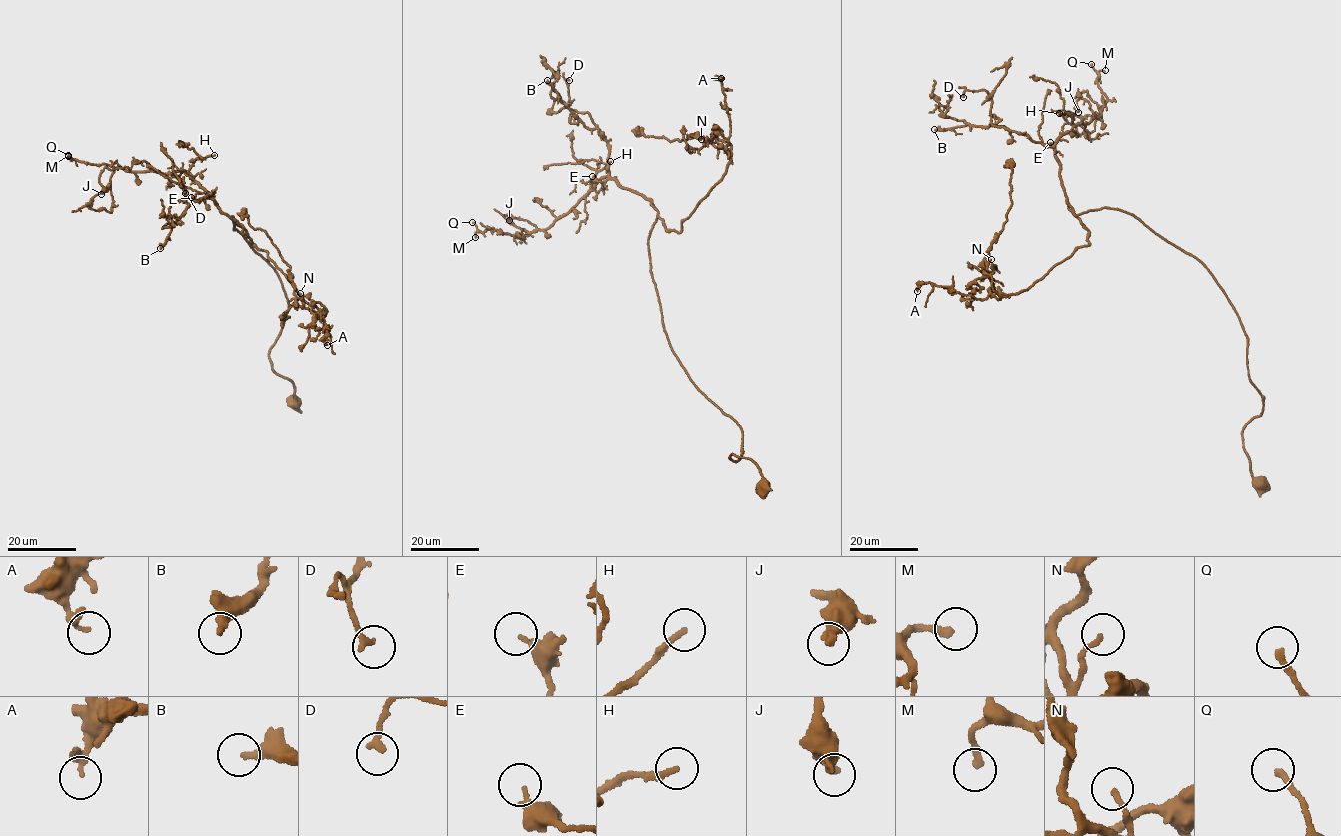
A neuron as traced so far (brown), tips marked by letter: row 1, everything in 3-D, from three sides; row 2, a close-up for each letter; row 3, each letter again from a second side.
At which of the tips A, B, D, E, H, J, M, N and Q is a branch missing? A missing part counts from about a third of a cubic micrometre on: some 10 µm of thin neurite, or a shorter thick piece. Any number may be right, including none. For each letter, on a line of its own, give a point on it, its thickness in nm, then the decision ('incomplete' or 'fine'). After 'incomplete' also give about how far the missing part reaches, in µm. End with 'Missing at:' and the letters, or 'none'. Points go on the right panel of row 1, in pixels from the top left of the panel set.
A: (917, 291) | 320 nm | fine
B: (934, 129) | 320 nm | incomplete | 6 µm
D: (963, 97) | 240 nm | fine
E: (1050, 142) | 300 nm | fine
H: (1059, 113) | 200 nm | incomplete | 20 µm
J: (1078, 112) | 300 nm | fine
M: (1105, 70) | 240 nm | incomplete | 4 µm
N: (991, 259) | 170 nm | fine
Q: (1091, 64) | 240 nm | incomplete | 20 µm
Missing at: B, H, M, Q

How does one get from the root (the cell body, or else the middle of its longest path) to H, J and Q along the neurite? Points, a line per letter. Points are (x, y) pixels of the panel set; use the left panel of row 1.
H: (294, 403), (294, 383), (269, 356), (288, 307), (281, 280), (189, 173), (195, 159), (214, 155)
J: (294, 403), (268, 352), (285, 292), (232, 217), (247, 234), (242, 225), (181, 171), (105, 167), (101, 194)
Q: (294, 403), (268, 352), (285, 292), (232, 217), (247, 234), (242, 225), (188, 173), (68, 155)

